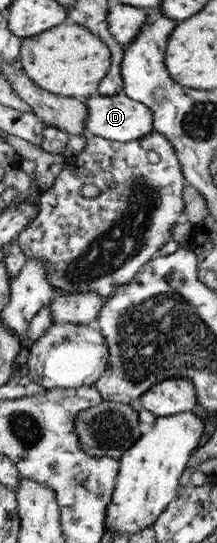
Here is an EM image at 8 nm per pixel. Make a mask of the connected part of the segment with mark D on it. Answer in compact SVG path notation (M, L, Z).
M126 92L112 96L90 97L85 100L90 108L90 114L86 121L87 133L103 136L110 140L118 140L118 142L132 142L132 140L140 140L157 131L154 109L142 101L134 100L134 97Z

